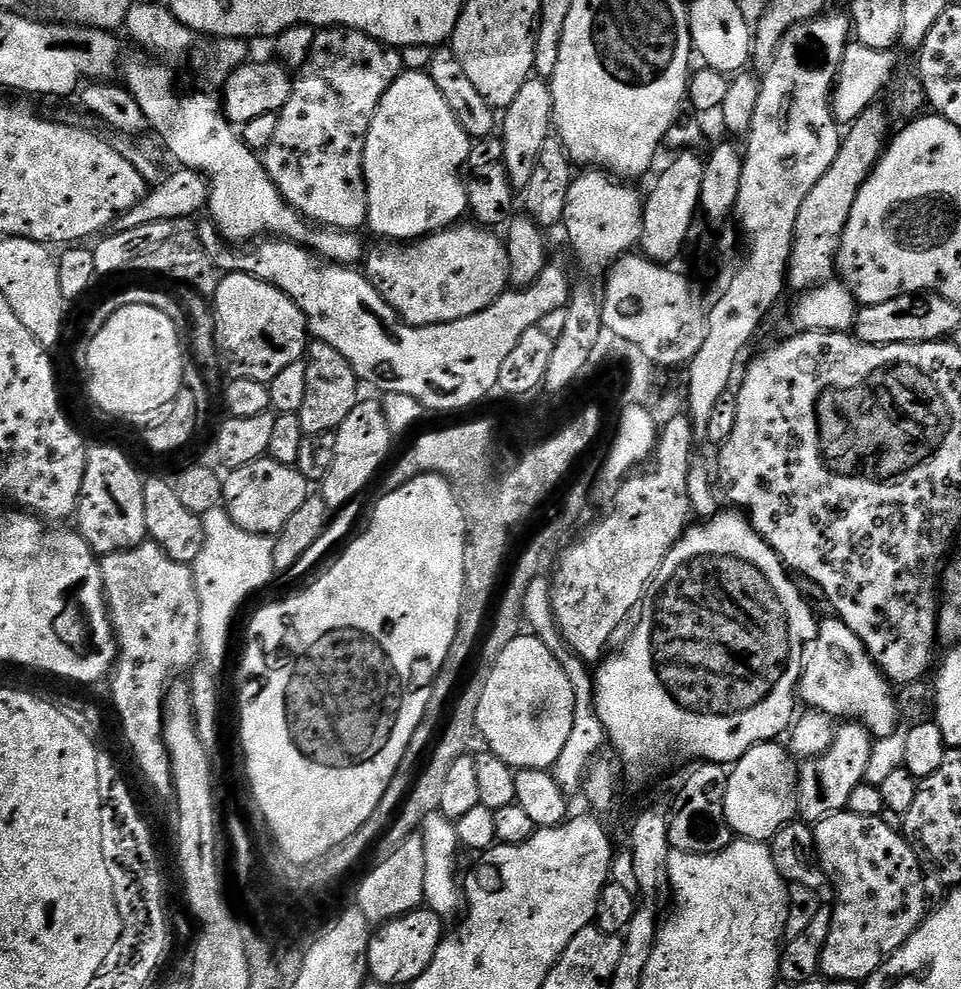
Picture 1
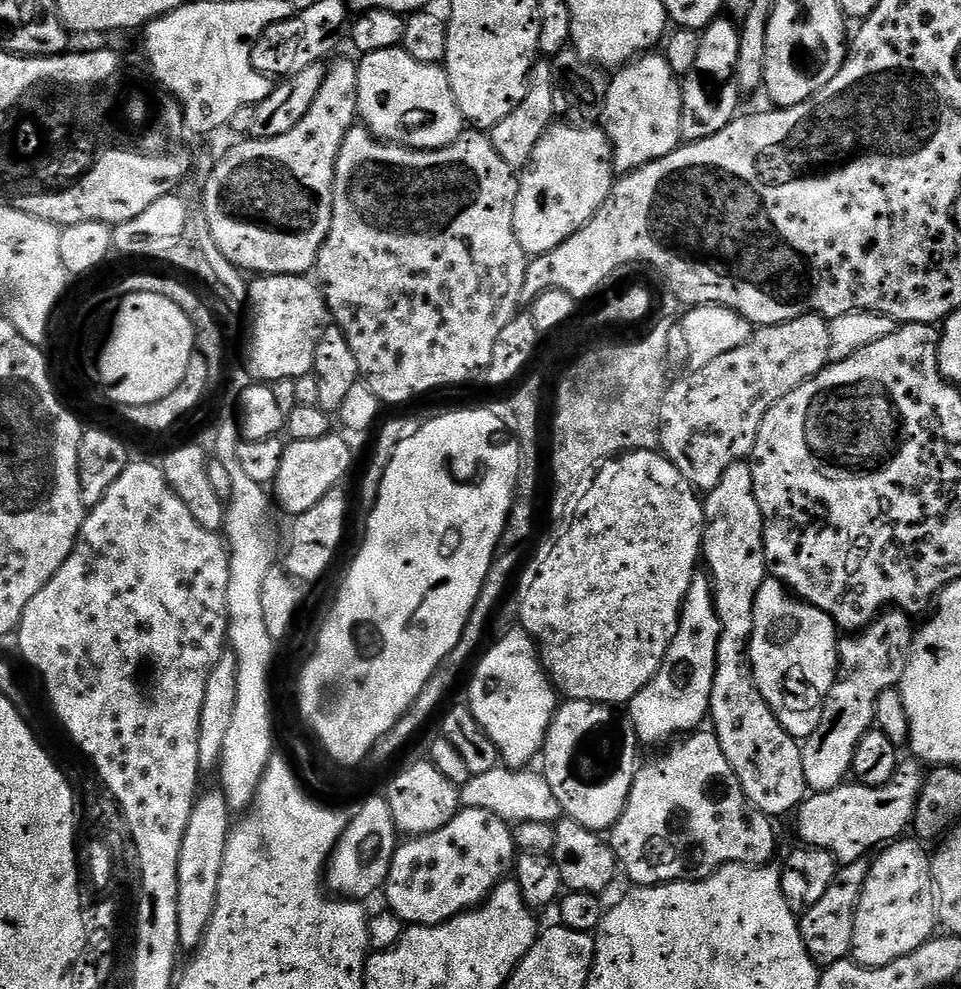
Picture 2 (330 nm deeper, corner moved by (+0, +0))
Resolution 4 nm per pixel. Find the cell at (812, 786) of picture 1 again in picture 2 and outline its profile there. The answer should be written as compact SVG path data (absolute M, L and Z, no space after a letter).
M885 610L875 620L871 620L865 628L859 629L855 634L845 635L841 639L838 679L822 702L820 721L814 734L810 734L802 744L804 750L802 770L806 770L806 782L812 792L834 790L849 779L854 762L854 750L858 750L858 742L862 742L864 735L873 731L876 723L876 700L886 690L897 687L906 670L908 656L912 653L913 635L913 617L899 610Z

